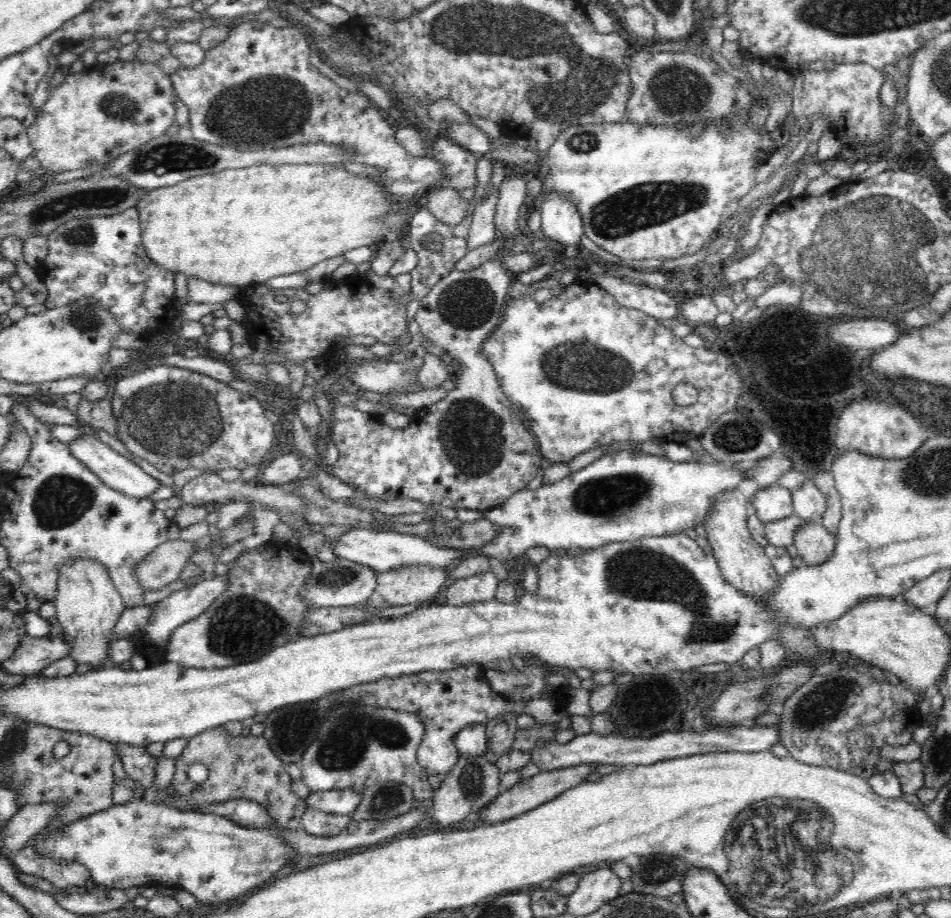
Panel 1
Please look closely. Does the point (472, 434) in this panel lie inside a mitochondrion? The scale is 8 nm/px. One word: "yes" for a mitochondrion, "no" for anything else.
yes

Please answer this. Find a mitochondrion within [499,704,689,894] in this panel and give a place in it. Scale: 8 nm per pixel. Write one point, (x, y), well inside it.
(658, 871)

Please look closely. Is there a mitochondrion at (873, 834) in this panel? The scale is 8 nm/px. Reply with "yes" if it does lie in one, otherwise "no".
no

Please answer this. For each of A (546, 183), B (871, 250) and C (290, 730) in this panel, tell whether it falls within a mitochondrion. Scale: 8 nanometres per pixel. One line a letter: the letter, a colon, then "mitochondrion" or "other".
A: other
B: mitochondrion
C: mitochondrion

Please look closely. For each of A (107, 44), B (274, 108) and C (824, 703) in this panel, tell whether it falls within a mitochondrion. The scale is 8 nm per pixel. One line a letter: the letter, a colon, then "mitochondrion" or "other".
A: other
B: mitochondrion
C: mitochondrion

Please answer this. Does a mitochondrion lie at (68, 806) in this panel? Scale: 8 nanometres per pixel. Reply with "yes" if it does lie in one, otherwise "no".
no

